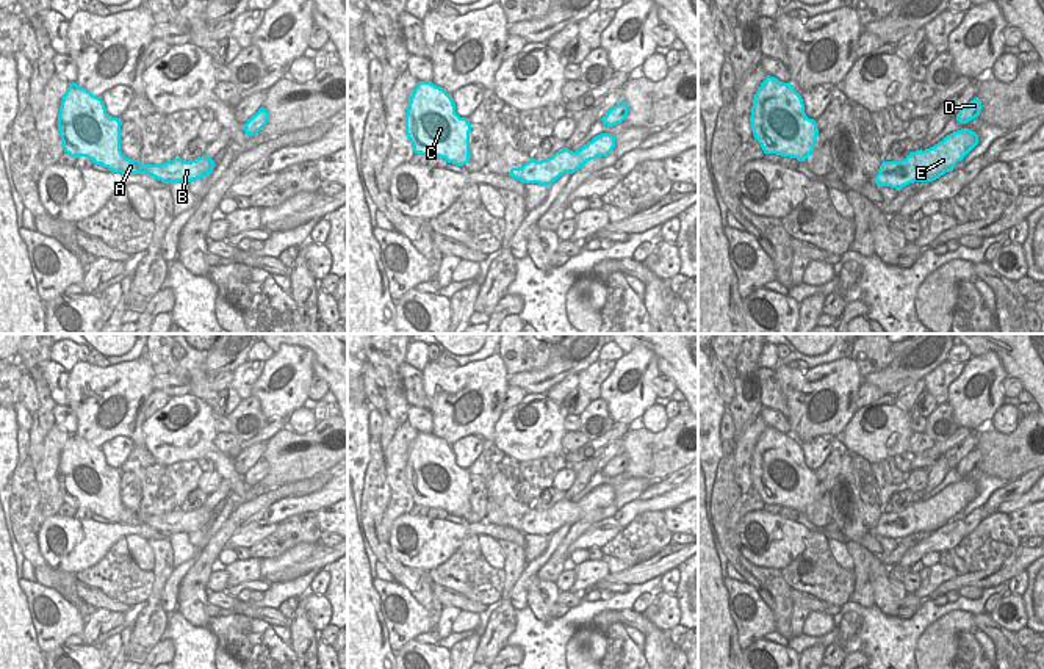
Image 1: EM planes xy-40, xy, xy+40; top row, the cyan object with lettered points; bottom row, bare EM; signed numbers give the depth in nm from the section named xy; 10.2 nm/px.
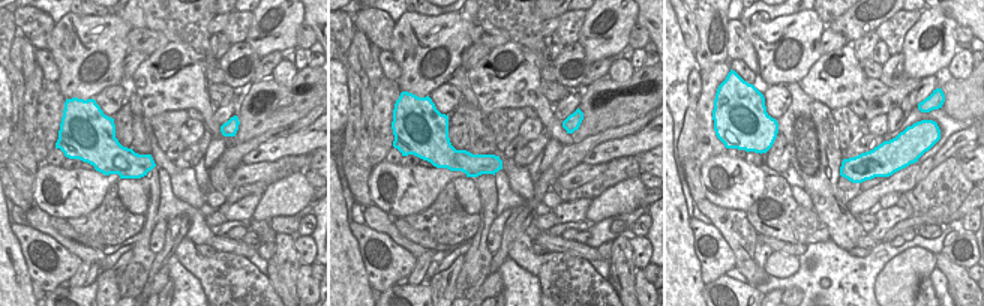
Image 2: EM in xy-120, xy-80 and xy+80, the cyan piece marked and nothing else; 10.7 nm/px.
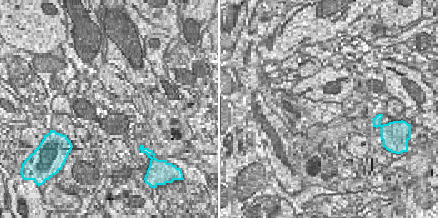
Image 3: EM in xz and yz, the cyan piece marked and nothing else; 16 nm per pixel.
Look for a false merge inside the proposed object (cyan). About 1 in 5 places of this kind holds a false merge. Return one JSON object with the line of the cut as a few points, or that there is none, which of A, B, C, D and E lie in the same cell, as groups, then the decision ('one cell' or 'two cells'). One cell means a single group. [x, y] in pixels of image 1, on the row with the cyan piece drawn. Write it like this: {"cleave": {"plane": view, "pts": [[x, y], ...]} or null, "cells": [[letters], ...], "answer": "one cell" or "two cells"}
{"cleave": null, "cells": [["A", "B", "C", "D", "E"]], "answer": "one cell"}

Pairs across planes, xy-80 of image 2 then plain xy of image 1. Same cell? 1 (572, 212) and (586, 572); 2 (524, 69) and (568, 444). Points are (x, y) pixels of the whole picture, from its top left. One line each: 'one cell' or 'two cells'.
1: one cell
2: two cells

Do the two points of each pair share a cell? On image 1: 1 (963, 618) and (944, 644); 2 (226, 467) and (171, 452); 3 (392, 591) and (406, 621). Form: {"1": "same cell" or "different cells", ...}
{"1": "same cell", "2": "same cell", "3": "same cell"}

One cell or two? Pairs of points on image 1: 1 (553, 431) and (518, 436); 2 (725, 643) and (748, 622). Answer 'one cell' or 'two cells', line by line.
1: one cell
2: two cells

